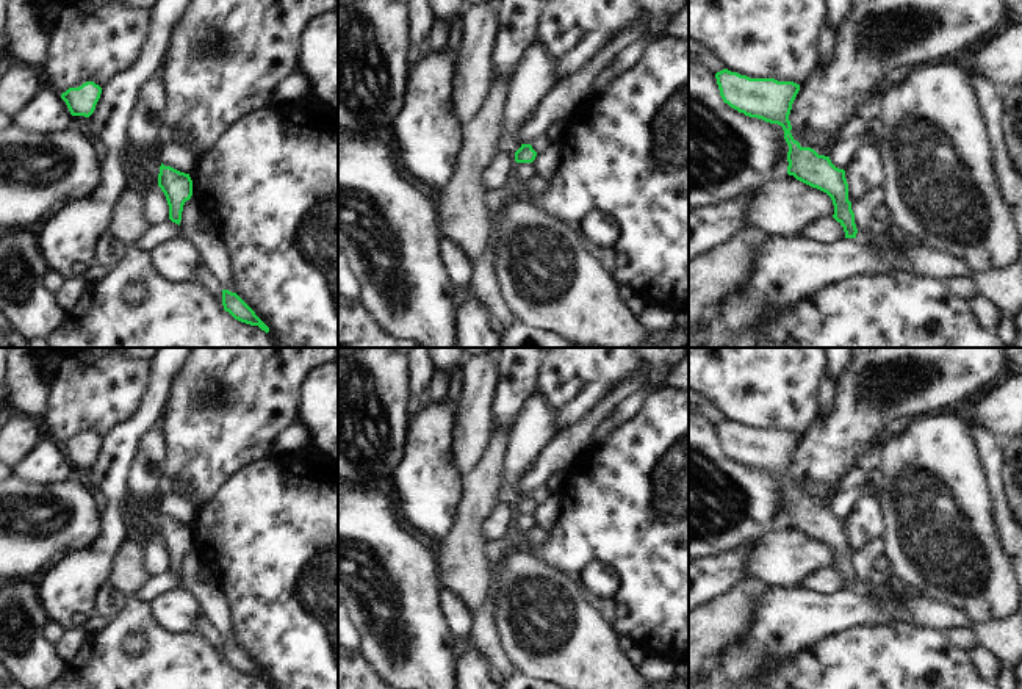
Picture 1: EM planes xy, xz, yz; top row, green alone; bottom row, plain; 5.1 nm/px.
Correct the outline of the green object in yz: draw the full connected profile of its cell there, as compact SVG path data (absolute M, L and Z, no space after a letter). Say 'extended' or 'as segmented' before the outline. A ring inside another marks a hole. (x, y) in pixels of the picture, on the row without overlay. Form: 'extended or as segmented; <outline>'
as segmented; M728 420L717 423L715 429L723 453L731 459L783 478L789 496L787 525L826 543L834 556L833 568L844 578L845 589L856 589L858 579L848 551L845 521L836 518L829 507L819 506L811 498L801 498L790 484L789 465L800 435L775 429L750 429Z

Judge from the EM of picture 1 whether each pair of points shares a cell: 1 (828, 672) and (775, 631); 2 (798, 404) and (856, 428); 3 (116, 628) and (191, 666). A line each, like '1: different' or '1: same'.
1: different
2: different
3: same

